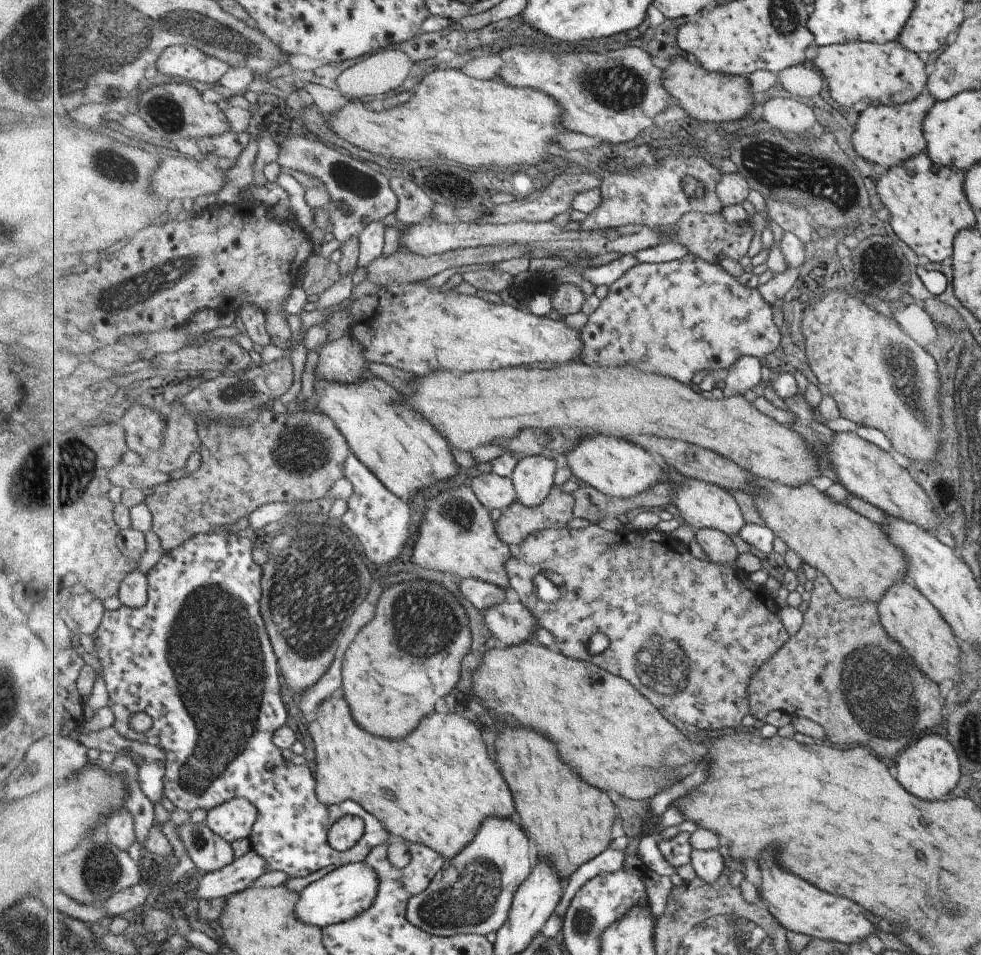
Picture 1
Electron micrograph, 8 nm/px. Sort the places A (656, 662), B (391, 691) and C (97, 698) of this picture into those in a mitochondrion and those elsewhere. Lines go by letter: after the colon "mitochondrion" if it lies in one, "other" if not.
A: mitochondrion
B: other
C: other

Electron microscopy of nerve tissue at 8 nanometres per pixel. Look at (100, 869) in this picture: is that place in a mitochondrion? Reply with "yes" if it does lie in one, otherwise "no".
yes

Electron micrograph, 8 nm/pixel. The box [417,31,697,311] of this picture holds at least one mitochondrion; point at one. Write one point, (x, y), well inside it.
(618, 88)

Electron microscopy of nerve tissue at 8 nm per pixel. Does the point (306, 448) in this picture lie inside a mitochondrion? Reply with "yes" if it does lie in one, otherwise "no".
yes

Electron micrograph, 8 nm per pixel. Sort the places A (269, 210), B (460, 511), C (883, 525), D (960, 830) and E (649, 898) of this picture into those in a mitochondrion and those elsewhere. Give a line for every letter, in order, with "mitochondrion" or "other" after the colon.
A: other
B: mitochondrion
C: other
D: other
E: other

